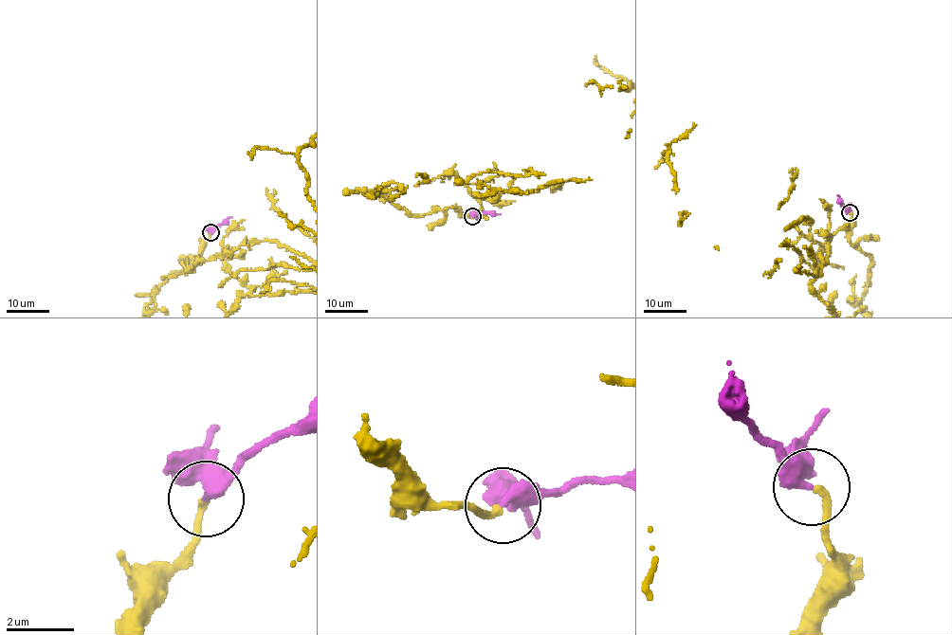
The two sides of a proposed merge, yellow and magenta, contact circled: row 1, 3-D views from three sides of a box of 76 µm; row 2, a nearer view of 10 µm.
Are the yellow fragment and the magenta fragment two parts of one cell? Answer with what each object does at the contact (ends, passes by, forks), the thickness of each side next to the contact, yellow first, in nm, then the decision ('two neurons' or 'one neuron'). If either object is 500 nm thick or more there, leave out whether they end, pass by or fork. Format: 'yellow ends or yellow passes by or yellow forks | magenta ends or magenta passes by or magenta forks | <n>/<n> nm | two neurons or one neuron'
yellow ends | magenta passes by | 200/380 nm | one neuron

